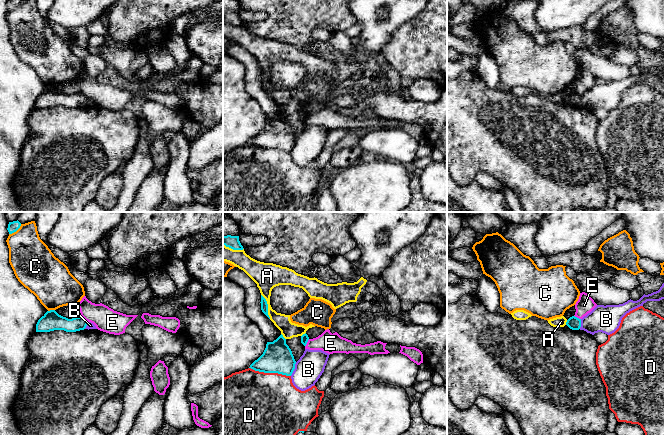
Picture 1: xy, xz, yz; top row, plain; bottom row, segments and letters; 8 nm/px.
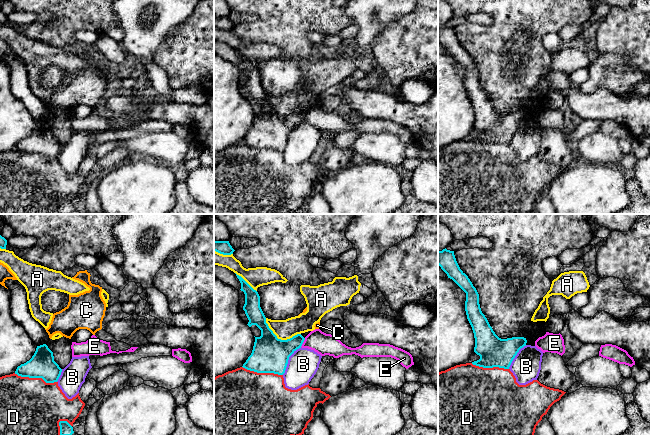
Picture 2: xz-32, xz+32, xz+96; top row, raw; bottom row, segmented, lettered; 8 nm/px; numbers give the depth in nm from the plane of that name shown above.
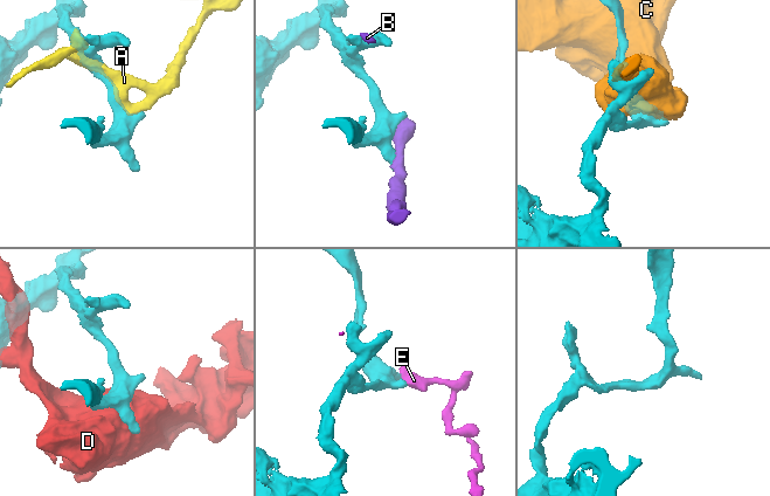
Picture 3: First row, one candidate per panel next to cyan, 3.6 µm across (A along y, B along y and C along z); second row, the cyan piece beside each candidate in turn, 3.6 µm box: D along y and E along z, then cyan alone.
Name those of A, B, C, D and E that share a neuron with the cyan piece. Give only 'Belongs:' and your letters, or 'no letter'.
Belongs: no letter

